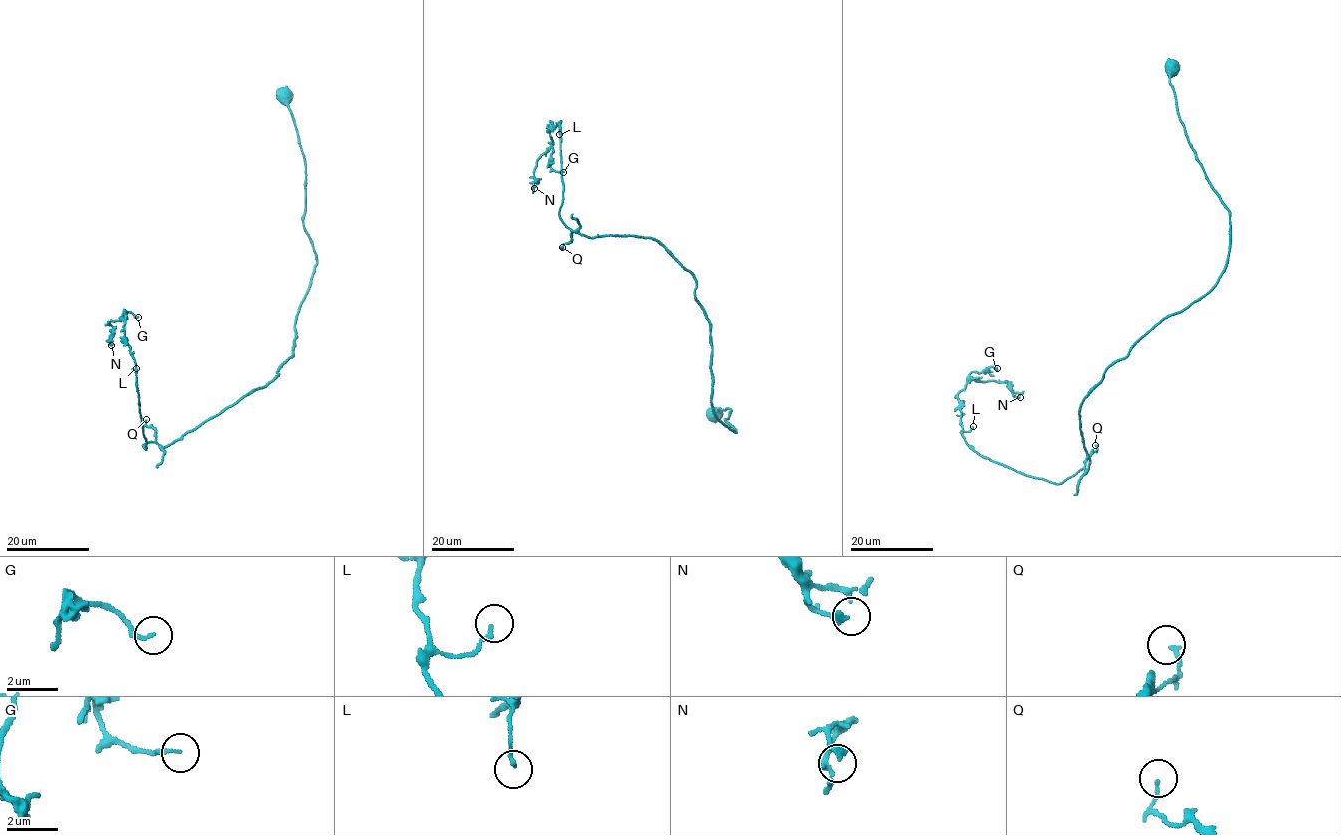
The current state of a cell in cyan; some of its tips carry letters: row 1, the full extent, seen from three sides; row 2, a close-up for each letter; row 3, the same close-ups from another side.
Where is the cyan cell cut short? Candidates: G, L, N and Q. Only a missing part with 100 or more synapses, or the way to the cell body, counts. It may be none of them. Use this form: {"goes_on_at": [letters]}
{"goes_on_at": []}

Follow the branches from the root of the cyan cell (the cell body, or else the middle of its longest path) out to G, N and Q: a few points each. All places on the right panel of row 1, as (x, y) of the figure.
G: (1171, 66), (1223, 273), (1111, 364), (1059, 483), (967, 443), (957, 394), (997, 368)
N: (1171, 66), (1229, 212), (1223, 273), (1083, 401), (1087, 471), (1054, 484), (967, 443), (968, 382), (1020, 397)
Q: (1171, 66), (1187, 141), (1229, 212), (1229, 254), (1217, 283), (1154, 325), (1083, 401), (1087, 471), (1095, 445)

